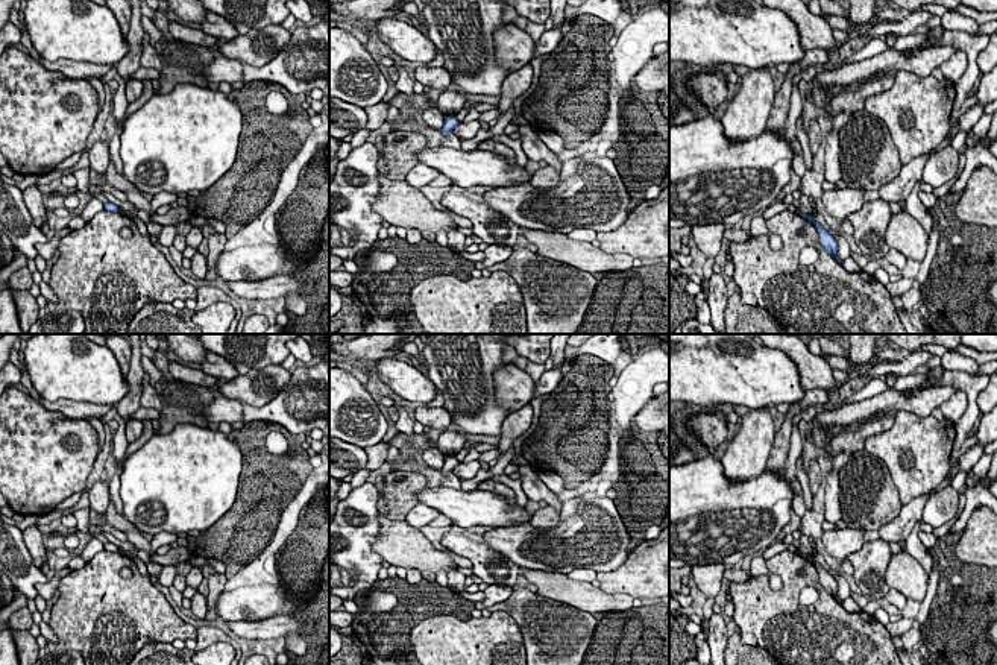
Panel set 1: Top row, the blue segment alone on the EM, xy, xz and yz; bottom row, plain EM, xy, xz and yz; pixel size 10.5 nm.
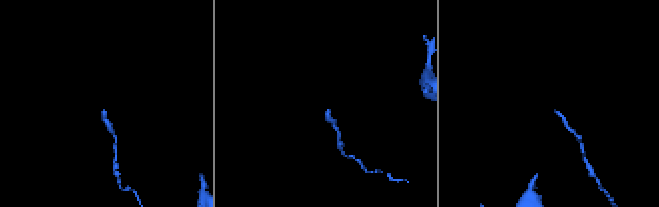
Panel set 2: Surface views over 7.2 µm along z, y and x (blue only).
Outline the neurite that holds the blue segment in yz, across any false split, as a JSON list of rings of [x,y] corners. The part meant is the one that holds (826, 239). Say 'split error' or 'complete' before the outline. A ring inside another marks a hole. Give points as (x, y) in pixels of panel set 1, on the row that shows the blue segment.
complete; [[[797,208],[797,213],[801,217],[807,219],[809,222],[812,222],[815,225],[815,228],[818,231],[819,243],[824,247],[824,251],[827,254],[830,254],[838,263],[842,264],[844,261],[838,257],[838,241],[836,241],[836,238],[826,228],[822,228],[821,225],[818,225],[815,222],[815,216],[806,216],[798,208]]]

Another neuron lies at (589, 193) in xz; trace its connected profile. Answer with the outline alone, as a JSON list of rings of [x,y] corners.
[[[587,152],[561,162],[560,179],[552,188],[533,187],[530,182],[498,187],[484,193],[484,200],[521,228],[568,235],[578,228],[592,228],[596,232],[616,229],[628,217],[631,197],[613,159],[598,158],[595,152]]]

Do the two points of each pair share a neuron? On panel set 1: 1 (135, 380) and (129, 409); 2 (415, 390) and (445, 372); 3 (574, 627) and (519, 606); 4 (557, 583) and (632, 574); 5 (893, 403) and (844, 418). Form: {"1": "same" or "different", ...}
{"1": "same", "2": "different", "3": "same", "4": "different", "5": "same"}

